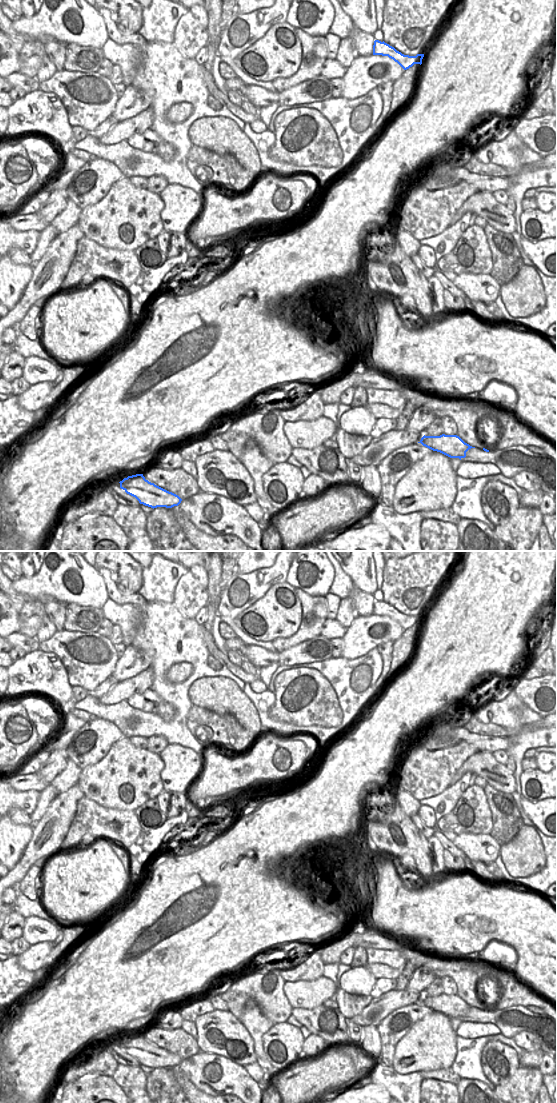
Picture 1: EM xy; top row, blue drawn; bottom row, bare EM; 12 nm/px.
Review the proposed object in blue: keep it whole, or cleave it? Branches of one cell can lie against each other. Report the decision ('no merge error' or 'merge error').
merge error

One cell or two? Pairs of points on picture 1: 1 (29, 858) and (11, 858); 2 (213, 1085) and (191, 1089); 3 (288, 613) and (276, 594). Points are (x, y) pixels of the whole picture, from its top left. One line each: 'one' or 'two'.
1: two
2: two
3: one

